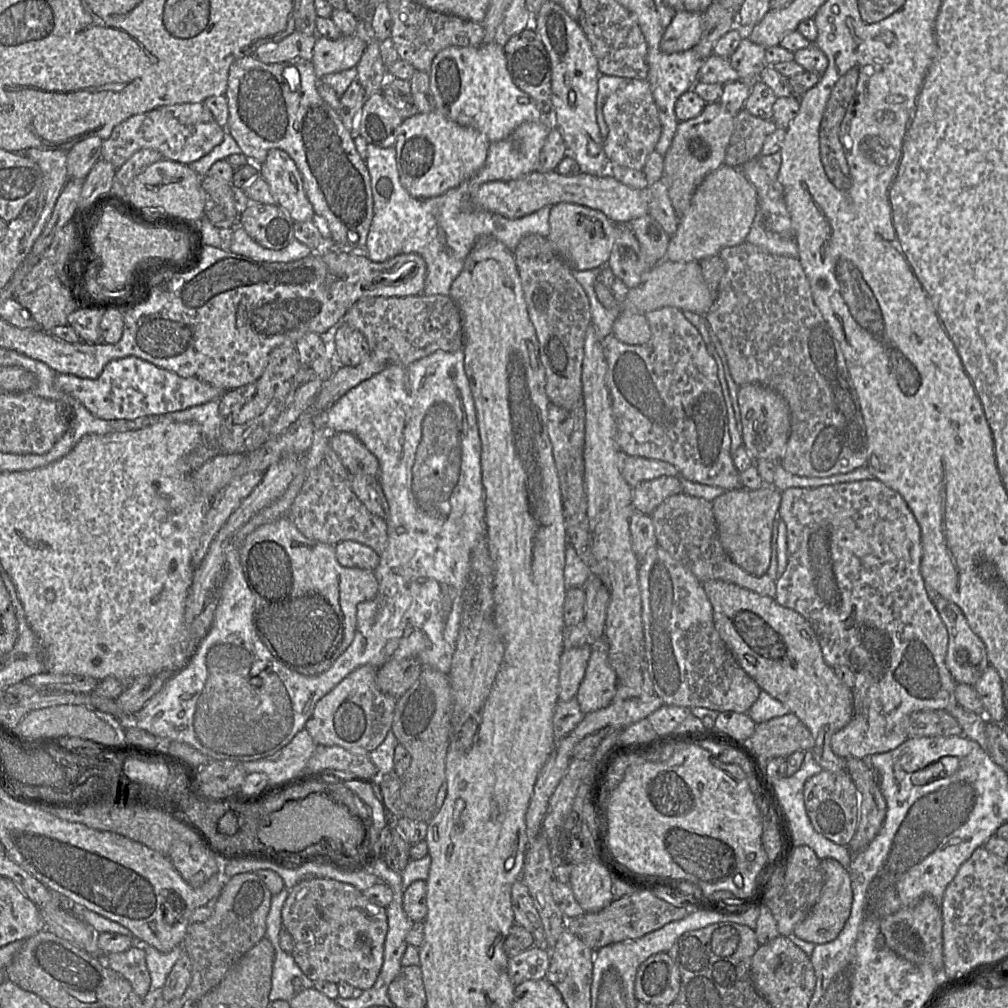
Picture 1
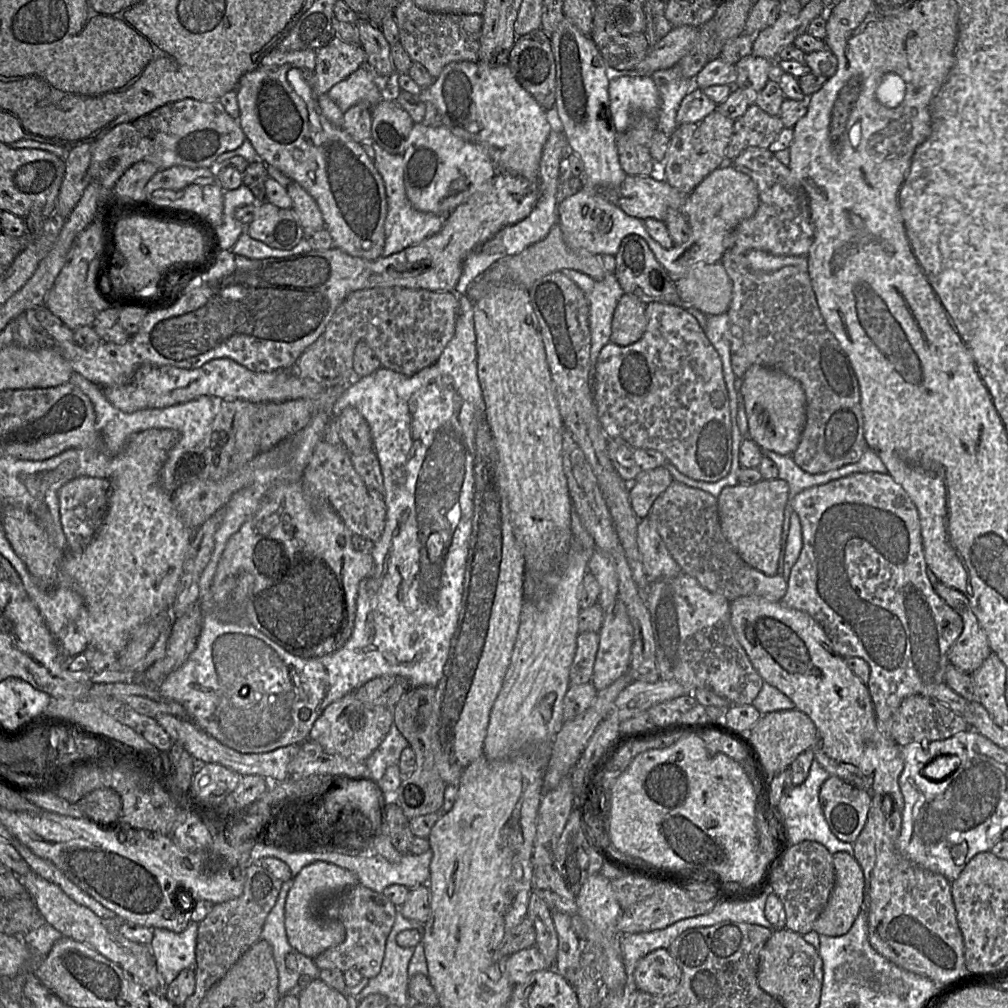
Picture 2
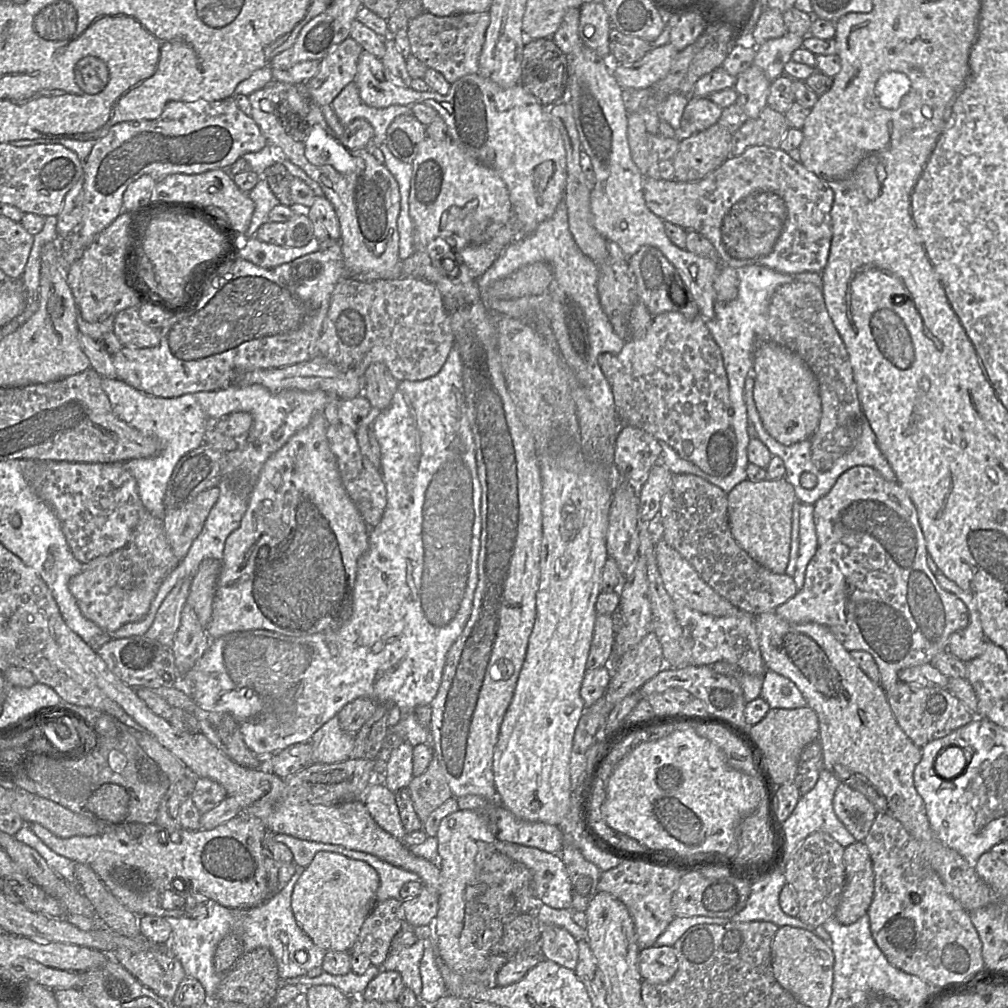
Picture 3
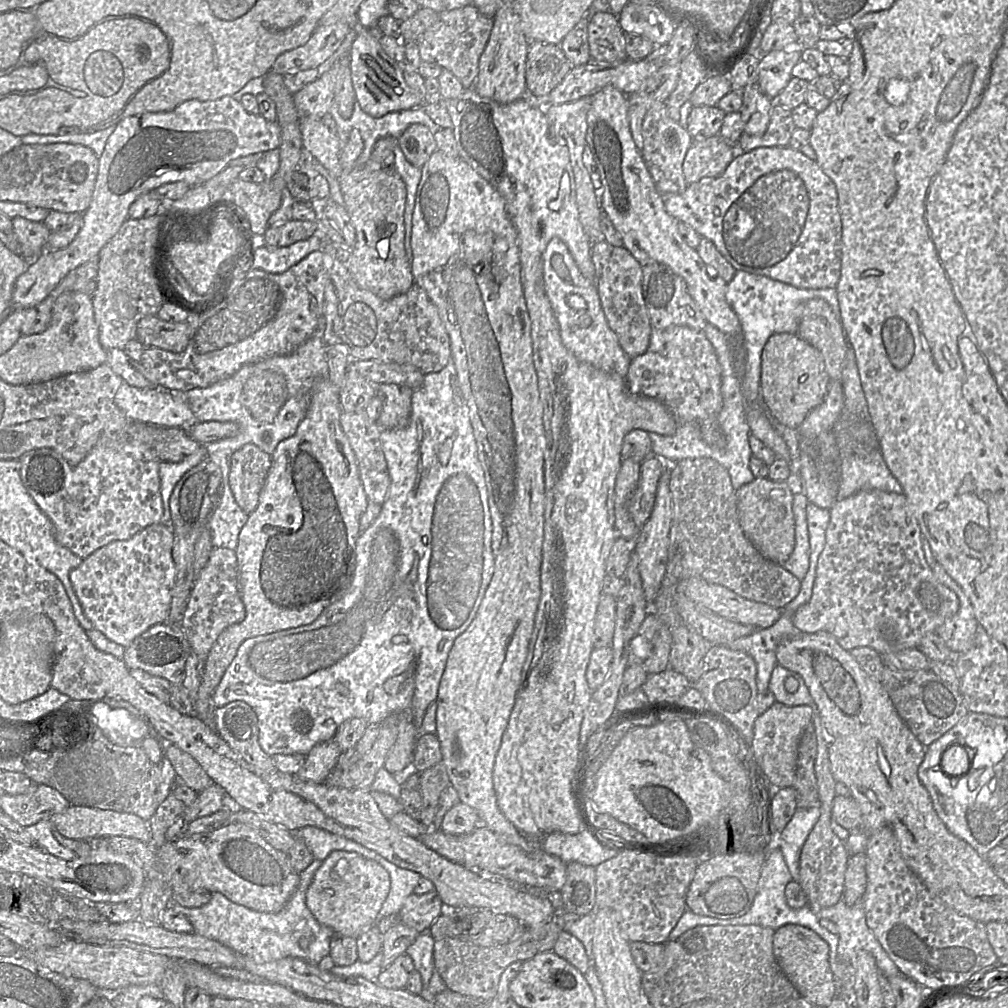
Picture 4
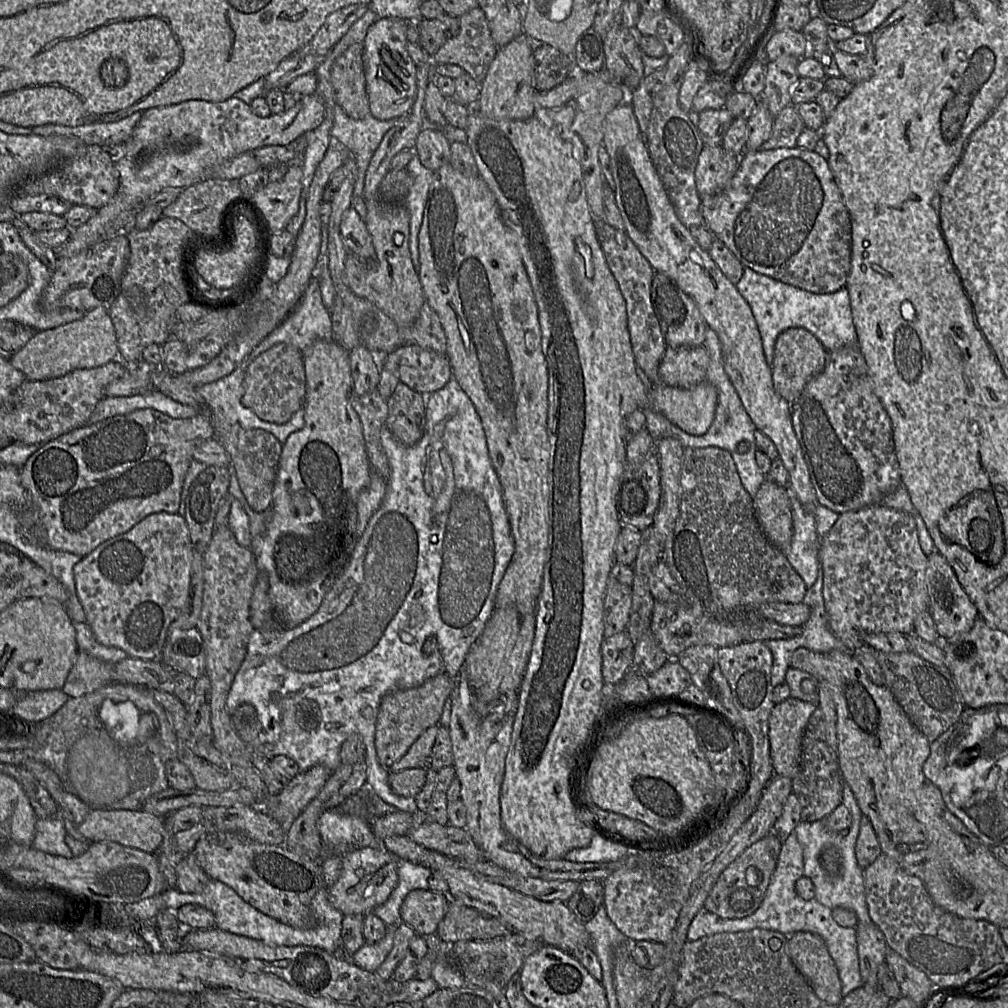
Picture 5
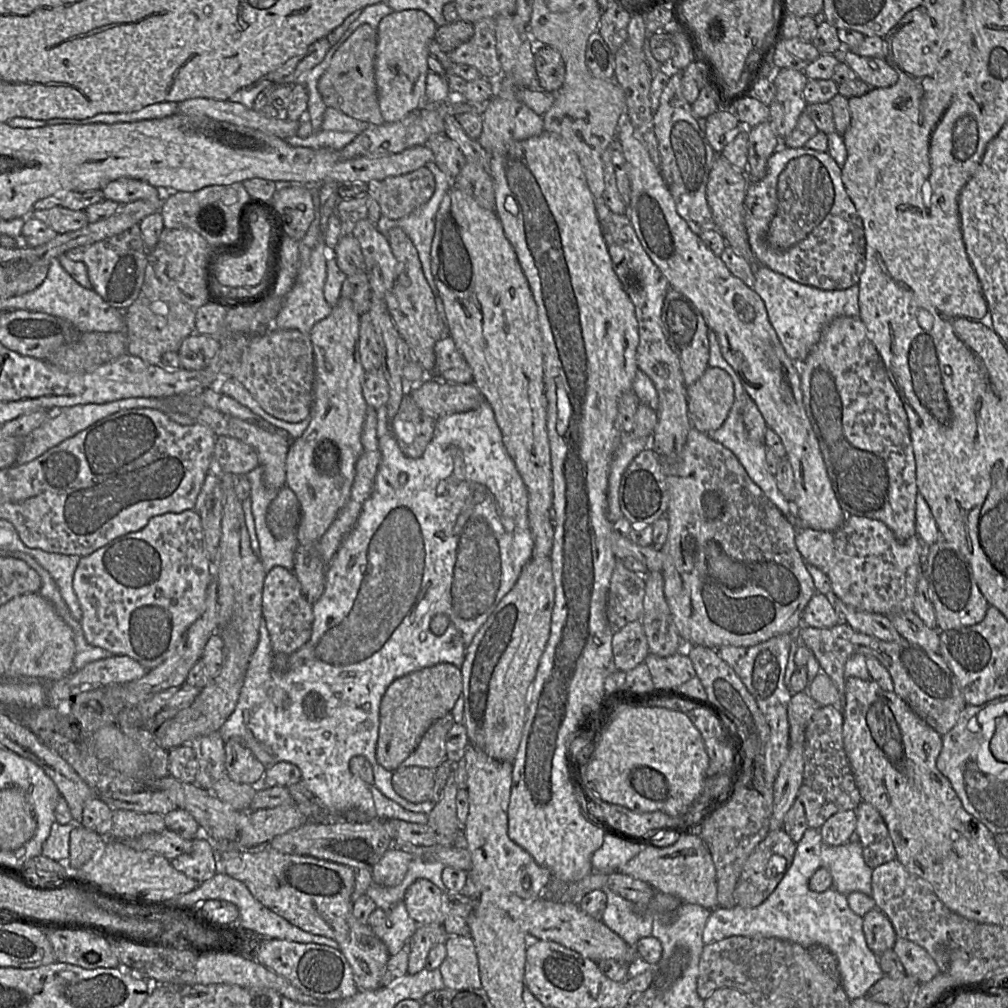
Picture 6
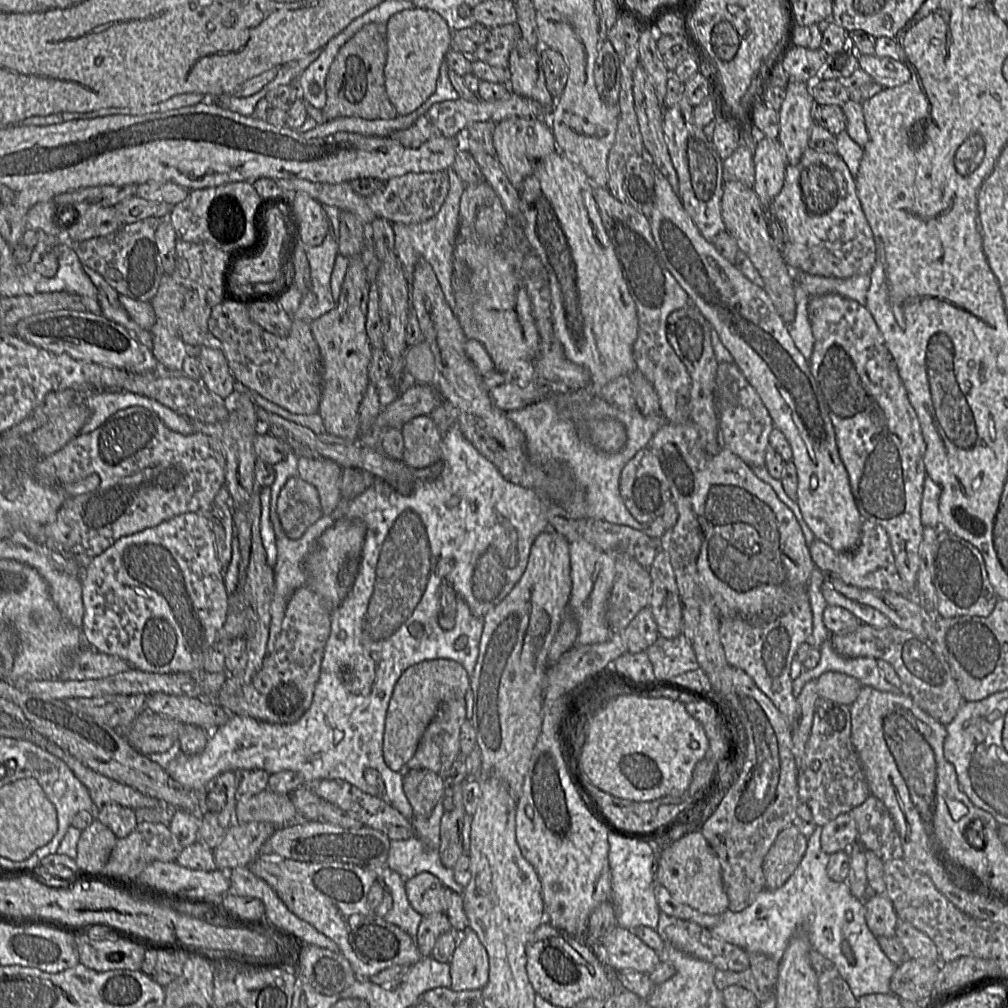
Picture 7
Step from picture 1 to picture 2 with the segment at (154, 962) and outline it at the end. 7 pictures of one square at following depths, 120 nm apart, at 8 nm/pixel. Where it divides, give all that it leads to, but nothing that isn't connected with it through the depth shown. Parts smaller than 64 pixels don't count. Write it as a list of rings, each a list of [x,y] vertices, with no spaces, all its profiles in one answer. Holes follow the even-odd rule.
[[[190,922],[180,933],[154,929],[149,946],[157,971],[167,986],[183,969],[194,969],[198,925],[199,923]]]

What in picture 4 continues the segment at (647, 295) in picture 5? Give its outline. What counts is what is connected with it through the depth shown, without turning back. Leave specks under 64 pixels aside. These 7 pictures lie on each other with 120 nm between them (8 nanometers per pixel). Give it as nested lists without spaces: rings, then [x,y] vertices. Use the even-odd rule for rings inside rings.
[[[604,239],[592,244],[591,254],[608,325],[617,334],[622,349],[633,359],[646,352],[654,329],[642,292],[642,266],[625,247],[612,246]]]

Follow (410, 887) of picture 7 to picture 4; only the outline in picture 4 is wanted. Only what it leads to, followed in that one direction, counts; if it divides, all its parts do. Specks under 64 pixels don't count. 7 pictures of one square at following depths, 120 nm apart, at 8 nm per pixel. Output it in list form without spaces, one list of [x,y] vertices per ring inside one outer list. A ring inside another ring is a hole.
[[[436,891],[409,895],[400,911],[400,921],[419,934],[428,932],[434,921],[444,913],[445,906]]]

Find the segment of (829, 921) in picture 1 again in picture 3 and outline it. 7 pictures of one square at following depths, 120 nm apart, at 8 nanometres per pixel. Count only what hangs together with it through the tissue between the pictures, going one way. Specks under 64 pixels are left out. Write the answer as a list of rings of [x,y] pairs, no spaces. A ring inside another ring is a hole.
[[[863,841],[844,849],[845,886],[834,913],[843,925],[851,925],[868,912],[874,895],[874,872],[869,851]]]

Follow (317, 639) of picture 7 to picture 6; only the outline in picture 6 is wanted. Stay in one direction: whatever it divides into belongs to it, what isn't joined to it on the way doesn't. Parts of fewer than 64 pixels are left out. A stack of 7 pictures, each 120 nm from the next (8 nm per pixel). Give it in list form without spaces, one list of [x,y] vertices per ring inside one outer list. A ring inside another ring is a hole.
[[[275,566],[266,573],[262,593],[262,616],[269,631],[276,667],[283,669],[288,656],[309,640],[314,620],[313,604],[304,596],[301,584],[293,572]]]

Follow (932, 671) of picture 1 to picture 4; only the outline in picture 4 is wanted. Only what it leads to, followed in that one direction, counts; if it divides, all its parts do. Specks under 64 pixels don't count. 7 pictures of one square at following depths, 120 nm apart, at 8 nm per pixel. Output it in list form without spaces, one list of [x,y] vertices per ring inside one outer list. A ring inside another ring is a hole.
[[[860,490],[837,500],[829,512],[825,546],[818,559],[811,598],[792,616],[798,630],[811,634],[827,632],[846,651],[870,647],[882,656],[918,648],[926,634],[936,633],[958,611],[957,595],[938,580],[925,559],[920,526],[903,493]]]

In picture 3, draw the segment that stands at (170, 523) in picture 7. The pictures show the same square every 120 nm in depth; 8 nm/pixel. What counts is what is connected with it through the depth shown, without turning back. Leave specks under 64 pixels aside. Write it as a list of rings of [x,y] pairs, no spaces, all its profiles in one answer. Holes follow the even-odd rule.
[[[123,548],[97,557],[83,565],[82,570],[69,580],[69,590],[82,615],[105,633],[113,633],[126,623],[138,621],[150,610],[163,580],[135,582],[128,576],[128,560]]]

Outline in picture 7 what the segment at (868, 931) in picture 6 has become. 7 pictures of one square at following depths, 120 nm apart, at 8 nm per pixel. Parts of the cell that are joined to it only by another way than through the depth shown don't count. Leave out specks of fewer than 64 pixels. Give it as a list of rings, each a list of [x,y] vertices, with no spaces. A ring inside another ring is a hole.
[[[871,895],[865,899],[866,923],[873,935],[895,936],[899,918],[895,912],[892,902],[886,895]]]

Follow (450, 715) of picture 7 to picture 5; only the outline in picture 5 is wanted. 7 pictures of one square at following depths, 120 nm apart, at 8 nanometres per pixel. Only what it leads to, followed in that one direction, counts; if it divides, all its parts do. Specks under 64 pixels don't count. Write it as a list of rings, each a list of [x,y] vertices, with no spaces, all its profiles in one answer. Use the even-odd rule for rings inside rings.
[[[440,725],[427,728],[411,745],[406,754],[391,765],[391,773],[400,772],[409,768],[429,768],[432,748]]]

